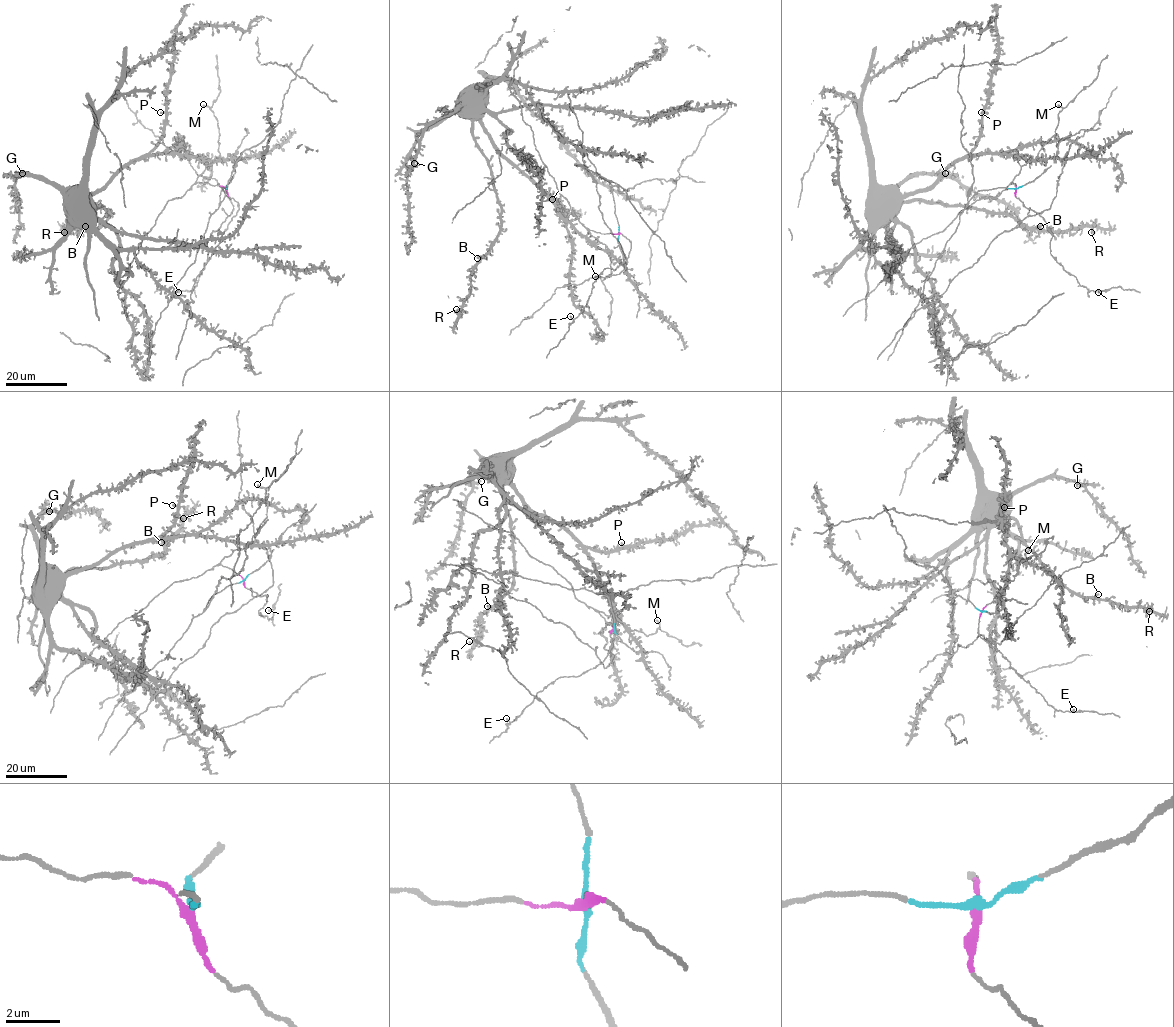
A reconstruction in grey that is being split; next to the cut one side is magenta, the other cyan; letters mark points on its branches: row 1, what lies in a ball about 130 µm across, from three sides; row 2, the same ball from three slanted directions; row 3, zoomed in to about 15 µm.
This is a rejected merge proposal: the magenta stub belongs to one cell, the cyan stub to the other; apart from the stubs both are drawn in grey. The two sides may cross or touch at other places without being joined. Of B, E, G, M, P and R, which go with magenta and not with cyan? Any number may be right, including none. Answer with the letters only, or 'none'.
E, M

